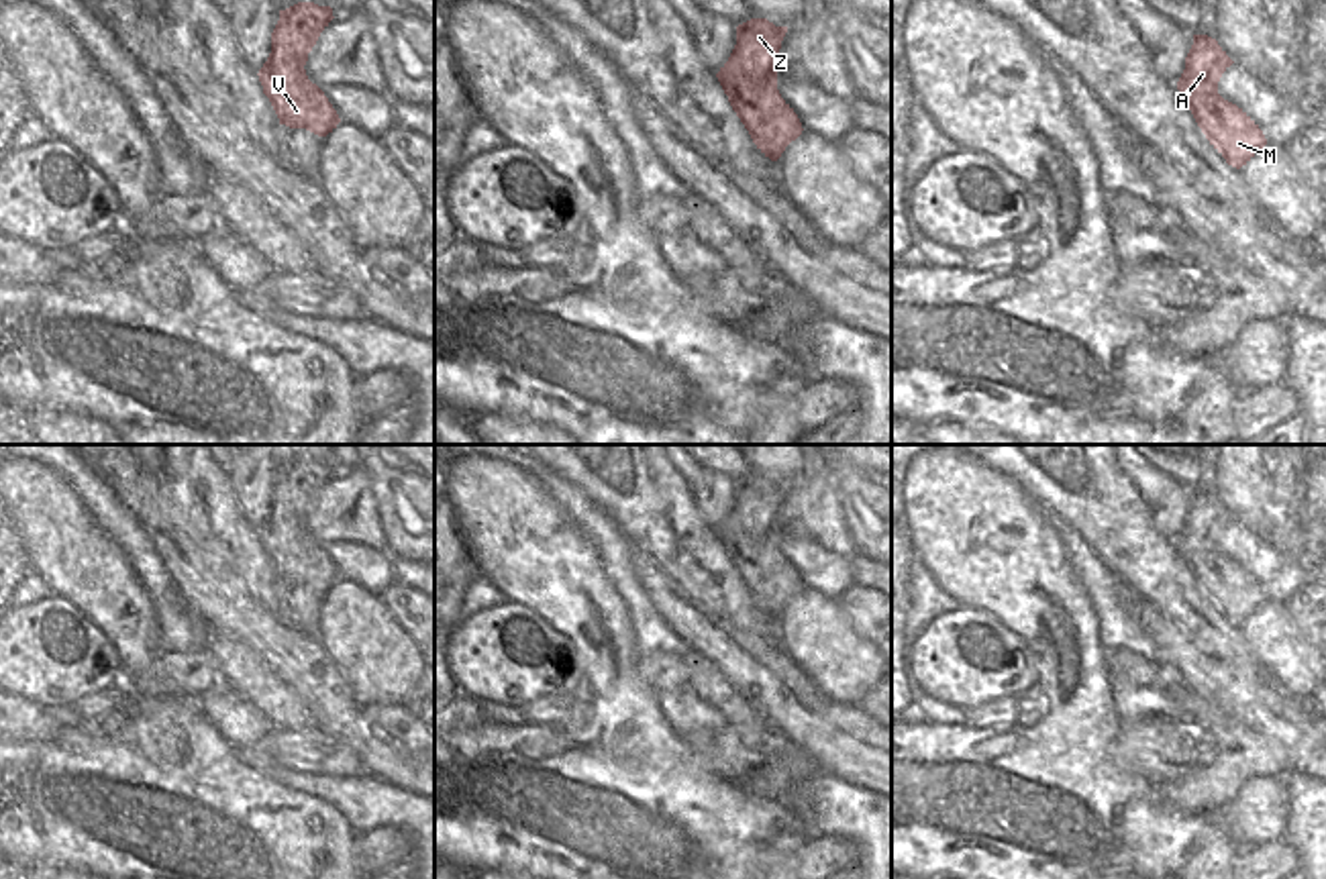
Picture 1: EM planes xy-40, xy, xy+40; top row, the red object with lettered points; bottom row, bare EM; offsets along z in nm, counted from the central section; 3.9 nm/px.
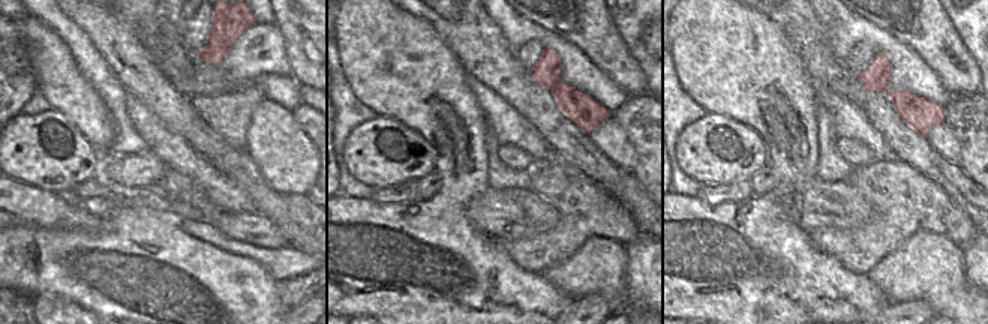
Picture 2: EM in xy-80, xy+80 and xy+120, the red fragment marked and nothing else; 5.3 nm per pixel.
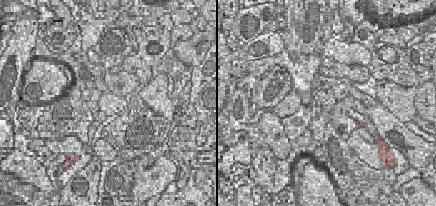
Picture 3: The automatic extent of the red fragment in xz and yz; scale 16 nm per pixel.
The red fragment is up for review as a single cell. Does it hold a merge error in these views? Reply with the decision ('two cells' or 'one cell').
two cells

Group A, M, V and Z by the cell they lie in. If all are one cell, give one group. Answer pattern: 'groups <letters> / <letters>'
groups A Z / M V

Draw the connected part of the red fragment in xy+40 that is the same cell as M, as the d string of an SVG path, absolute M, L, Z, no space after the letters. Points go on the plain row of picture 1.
M1218 549L1191 553L1185 559L1210 602L1228 622L1240 626L1267 602L1259 581Z

